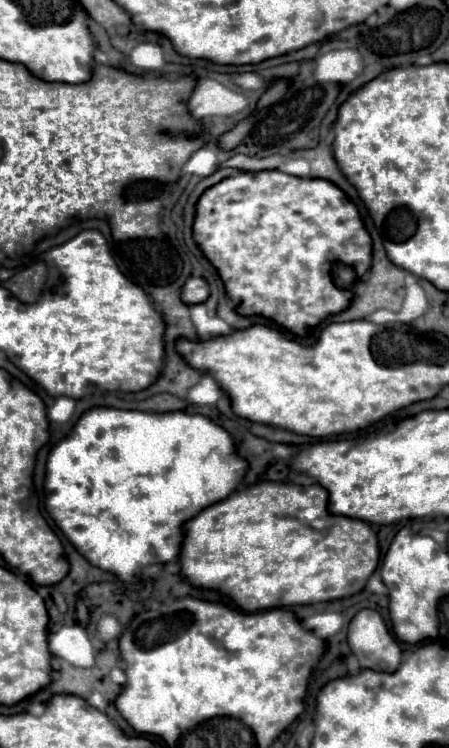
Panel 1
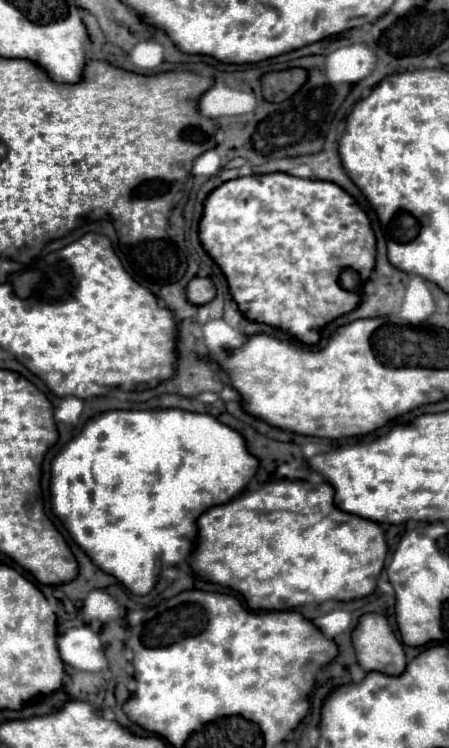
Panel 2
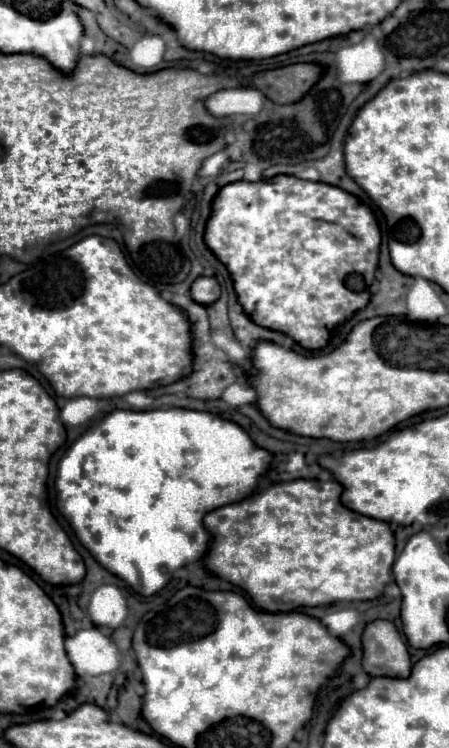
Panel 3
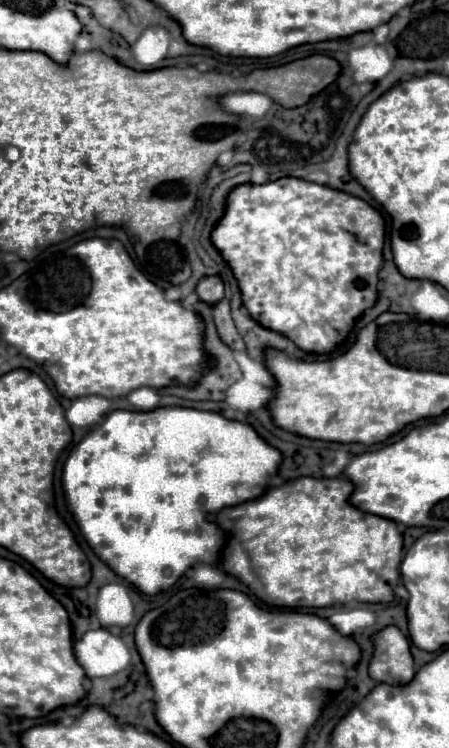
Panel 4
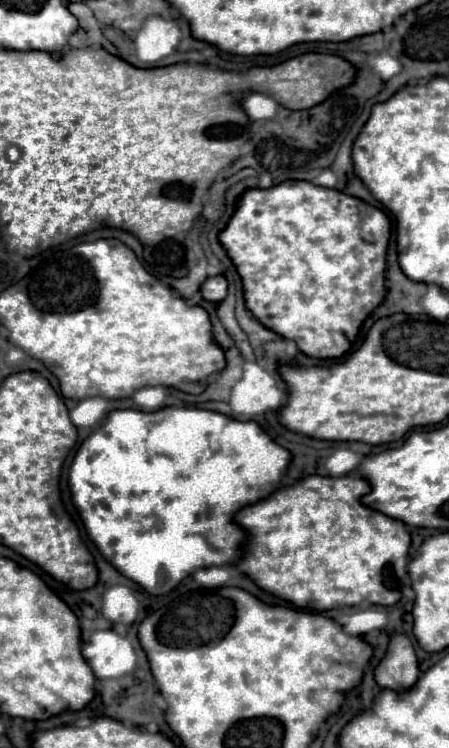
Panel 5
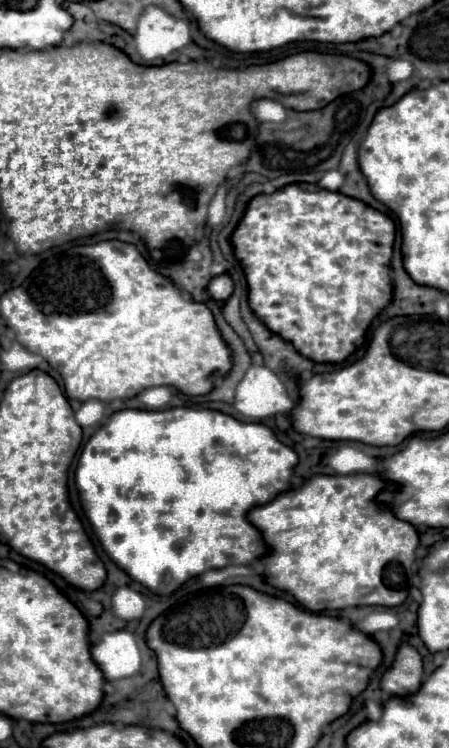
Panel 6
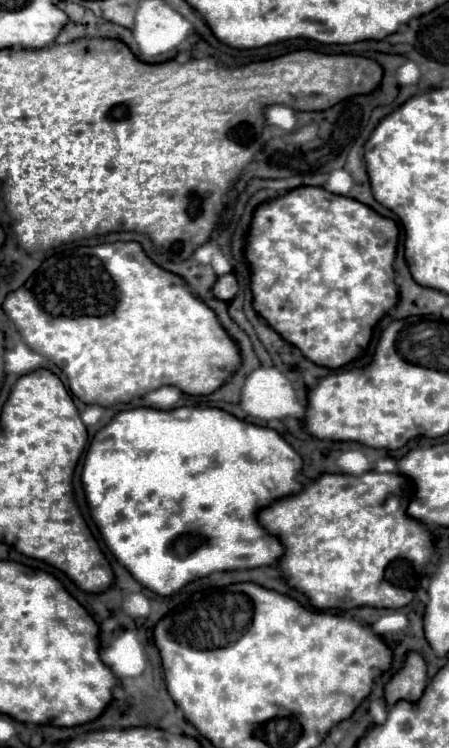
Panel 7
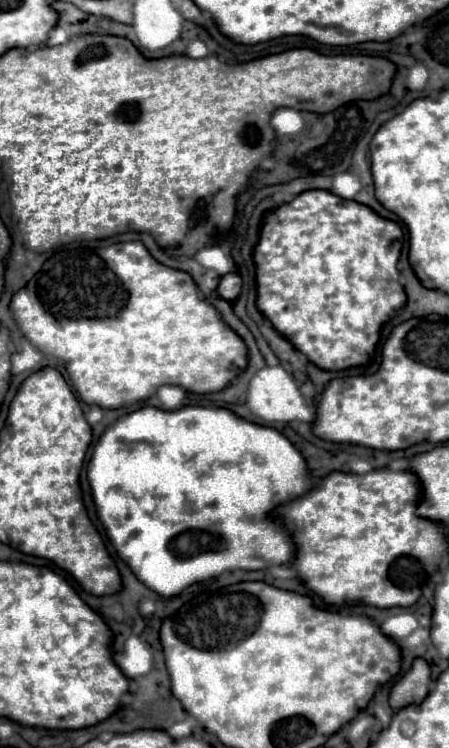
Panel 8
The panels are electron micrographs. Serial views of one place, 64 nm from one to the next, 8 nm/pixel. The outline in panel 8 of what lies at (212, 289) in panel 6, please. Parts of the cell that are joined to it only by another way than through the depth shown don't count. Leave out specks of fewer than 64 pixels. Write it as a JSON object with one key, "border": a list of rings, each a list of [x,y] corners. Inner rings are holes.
{"border":[[[226,274],[220,278],[220,284],[218,284],[218,294],[220,298],[232,302],[238,294],[240,294],[240,288],[242,288],[242,280],[238,274]]]}

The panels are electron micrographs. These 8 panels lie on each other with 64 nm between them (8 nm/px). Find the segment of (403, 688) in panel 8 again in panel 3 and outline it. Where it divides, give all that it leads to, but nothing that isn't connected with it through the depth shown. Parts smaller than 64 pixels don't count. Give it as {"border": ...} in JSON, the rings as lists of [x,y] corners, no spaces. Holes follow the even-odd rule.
{"border":[[[374,620],[362,632],[362,668],[368,676],[406,678],[410,656],[402,636],[390,620]]]}

